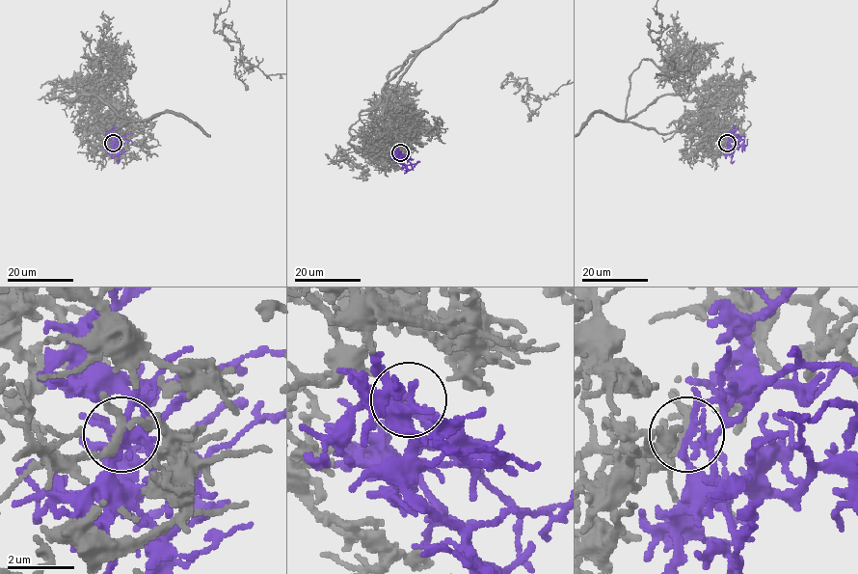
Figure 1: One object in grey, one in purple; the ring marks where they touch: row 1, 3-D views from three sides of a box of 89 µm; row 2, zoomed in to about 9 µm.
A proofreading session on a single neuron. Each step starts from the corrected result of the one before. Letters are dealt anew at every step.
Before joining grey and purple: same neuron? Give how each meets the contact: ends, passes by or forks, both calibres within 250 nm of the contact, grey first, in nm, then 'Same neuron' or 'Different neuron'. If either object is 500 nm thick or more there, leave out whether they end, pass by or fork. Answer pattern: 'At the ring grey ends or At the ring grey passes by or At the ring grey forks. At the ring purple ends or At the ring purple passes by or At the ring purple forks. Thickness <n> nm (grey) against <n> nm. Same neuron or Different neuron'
At the ring grey passes by. At the ring purple forks. Thickness 200 nm (grey) against 190 nm. Same neuron

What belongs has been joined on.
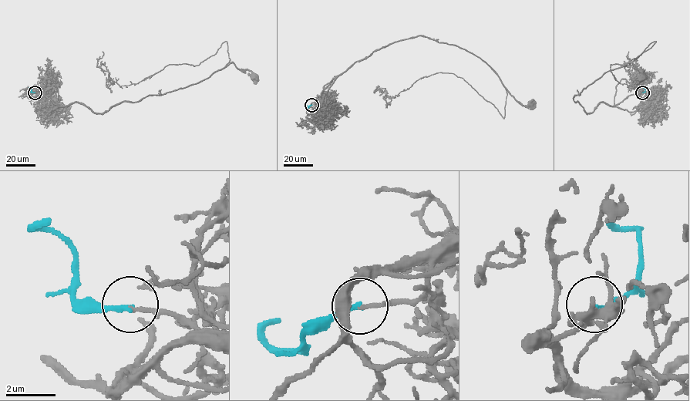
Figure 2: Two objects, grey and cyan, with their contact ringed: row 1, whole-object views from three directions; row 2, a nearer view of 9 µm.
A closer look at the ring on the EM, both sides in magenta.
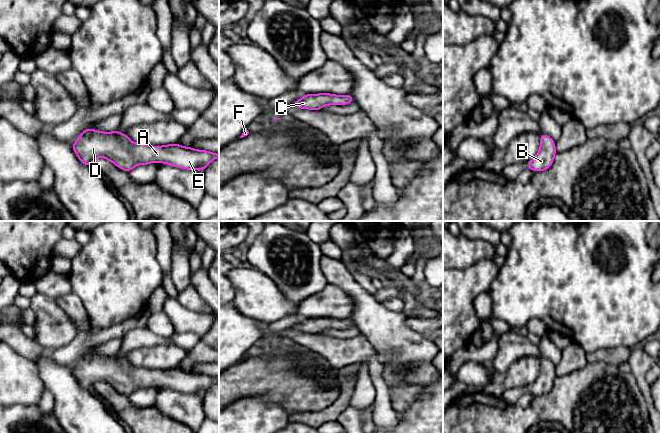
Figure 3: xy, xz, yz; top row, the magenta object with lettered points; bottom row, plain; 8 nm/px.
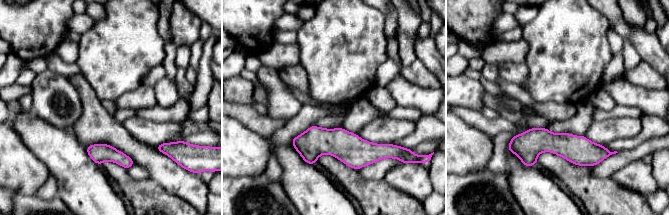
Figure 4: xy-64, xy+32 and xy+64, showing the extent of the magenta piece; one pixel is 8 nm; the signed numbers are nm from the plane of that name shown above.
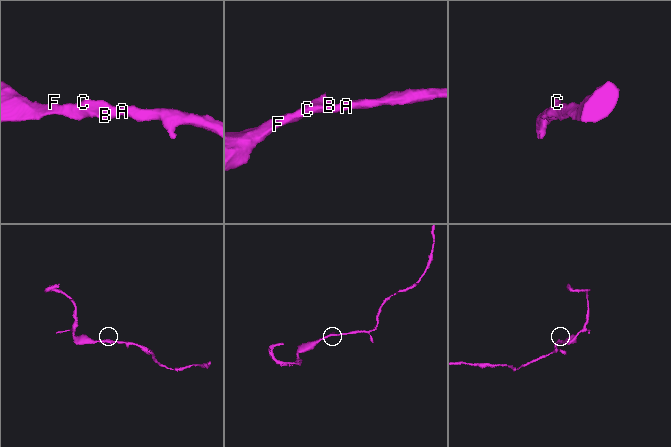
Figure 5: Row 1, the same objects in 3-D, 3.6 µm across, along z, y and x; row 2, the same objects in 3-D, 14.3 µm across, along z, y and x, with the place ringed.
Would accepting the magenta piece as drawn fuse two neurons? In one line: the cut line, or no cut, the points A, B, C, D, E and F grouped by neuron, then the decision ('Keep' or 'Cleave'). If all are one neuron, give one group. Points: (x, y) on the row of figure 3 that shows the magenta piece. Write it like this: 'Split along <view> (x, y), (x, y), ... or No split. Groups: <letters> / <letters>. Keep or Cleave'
No split. Groups: A B C D E F. Keep

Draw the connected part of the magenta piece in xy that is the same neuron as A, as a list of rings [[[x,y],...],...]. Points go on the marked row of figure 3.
[[[85,129],[72,147],[84,165],[92,165],[96,158],[104,157],[127,172],[137,165],[153,162],[203,171],[213,159],[219,159],[217,153],[183,147],[177,143],[163,146],[135,143],[119,131]]]

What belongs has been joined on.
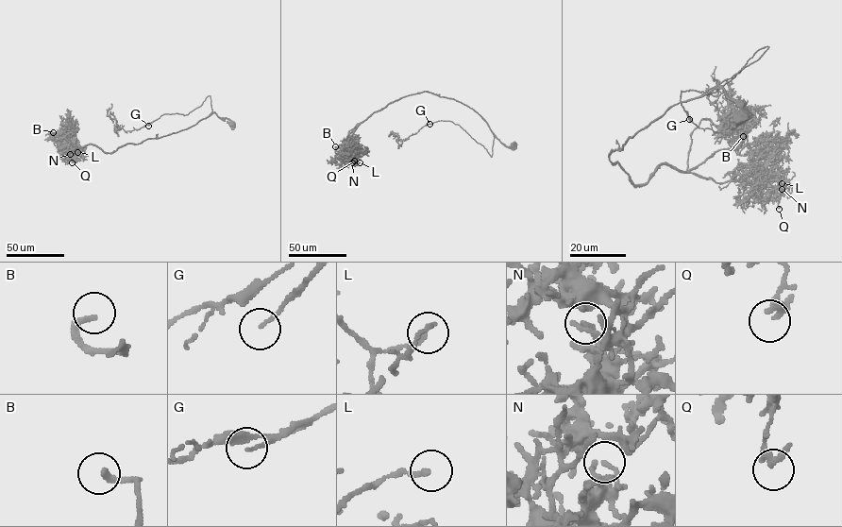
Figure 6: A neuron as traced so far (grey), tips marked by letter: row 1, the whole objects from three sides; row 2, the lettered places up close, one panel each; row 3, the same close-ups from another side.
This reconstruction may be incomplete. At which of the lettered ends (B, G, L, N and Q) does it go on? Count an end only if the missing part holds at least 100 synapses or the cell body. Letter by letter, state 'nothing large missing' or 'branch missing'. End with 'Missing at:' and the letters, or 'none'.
B: branch missing
G: branch missing
L: nothing large missing
N: nothing large missing
Q: nothing large missing
Missing at: B, G

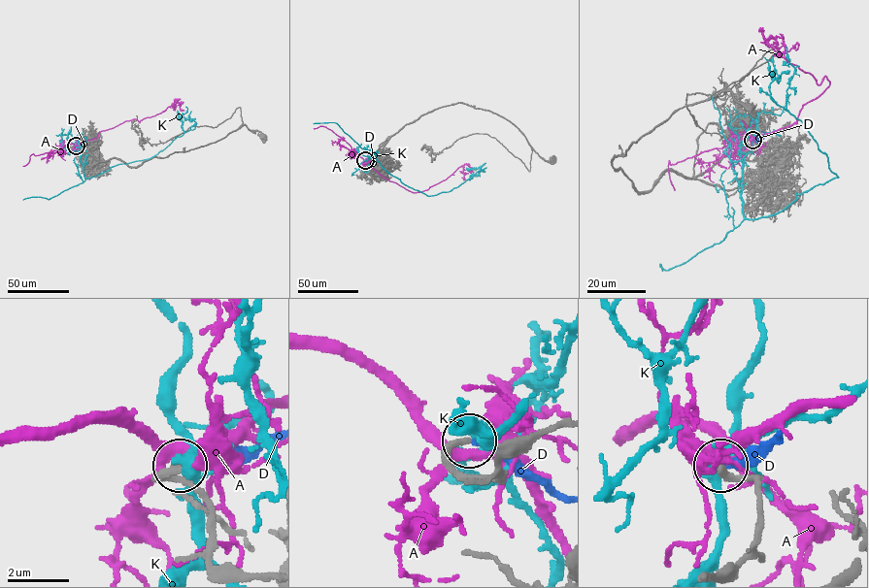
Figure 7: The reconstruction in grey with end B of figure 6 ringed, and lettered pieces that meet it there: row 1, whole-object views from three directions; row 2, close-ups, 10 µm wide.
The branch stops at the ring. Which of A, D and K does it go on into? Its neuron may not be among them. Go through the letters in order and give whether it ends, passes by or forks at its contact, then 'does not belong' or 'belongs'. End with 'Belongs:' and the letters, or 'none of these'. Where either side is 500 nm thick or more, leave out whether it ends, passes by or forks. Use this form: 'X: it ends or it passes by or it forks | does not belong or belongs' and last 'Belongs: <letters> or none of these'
A: it forks | does not belong
D: it ends | belongs
K: it forks | does not belong
Belongs: D

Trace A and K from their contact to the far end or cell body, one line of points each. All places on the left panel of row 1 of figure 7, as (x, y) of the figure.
A: (75, 146), (126, 120), (139, 122), (154, 115), (176, 99), (183, 110)
K: (76, 146), (85, 178), (119, 164), (147, 159), (195, 128), (195, 122), (180, 116), (177, 111)

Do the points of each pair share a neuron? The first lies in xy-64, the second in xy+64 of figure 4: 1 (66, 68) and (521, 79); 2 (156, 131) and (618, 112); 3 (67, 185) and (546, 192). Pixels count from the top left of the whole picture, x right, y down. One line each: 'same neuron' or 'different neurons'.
1: different neurons
2: different neurons
3: same neuron

